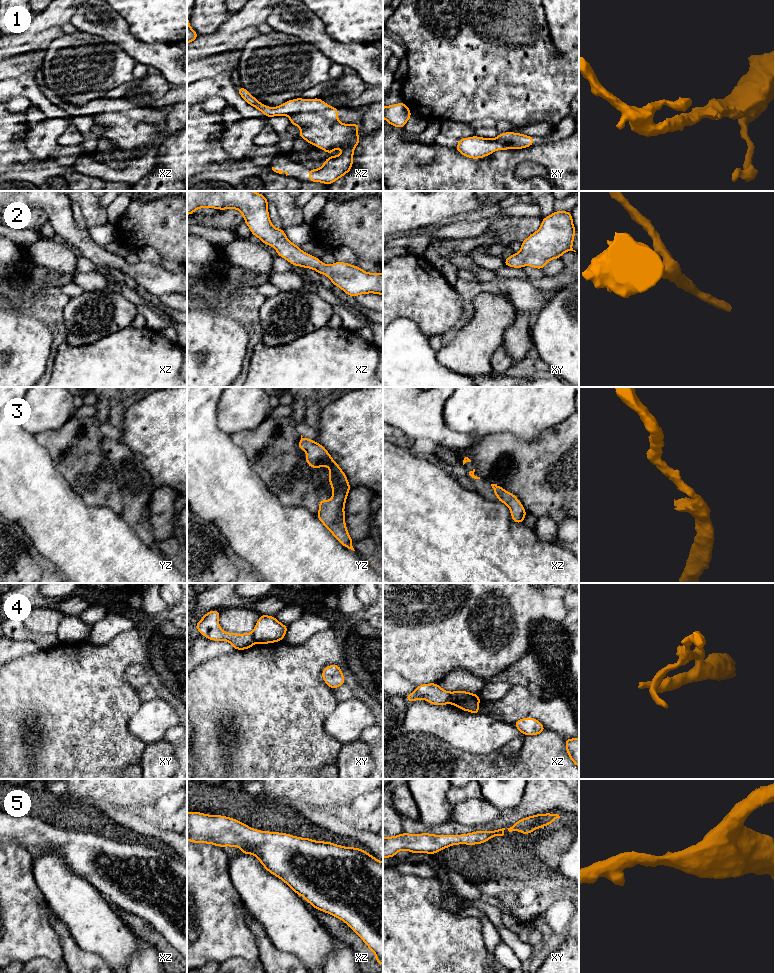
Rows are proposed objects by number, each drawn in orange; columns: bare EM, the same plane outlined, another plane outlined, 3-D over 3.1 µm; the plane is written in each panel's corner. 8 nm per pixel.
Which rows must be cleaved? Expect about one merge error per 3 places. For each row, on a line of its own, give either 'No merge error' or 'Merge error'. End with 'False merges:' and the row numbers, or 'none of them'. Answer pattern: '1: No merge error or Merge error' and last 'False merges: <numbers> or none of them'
1: No merge error
2: No merge error
3: No merge error
4: Merge error
5: No merge error
False merges: 4

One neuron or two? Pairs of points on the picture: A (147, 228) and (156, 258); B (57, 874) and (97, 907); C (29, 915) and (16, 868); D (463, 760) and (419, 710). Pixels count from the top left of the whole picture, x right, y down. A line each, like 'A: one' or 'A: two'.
A: two
B: one
C: one
D: two

